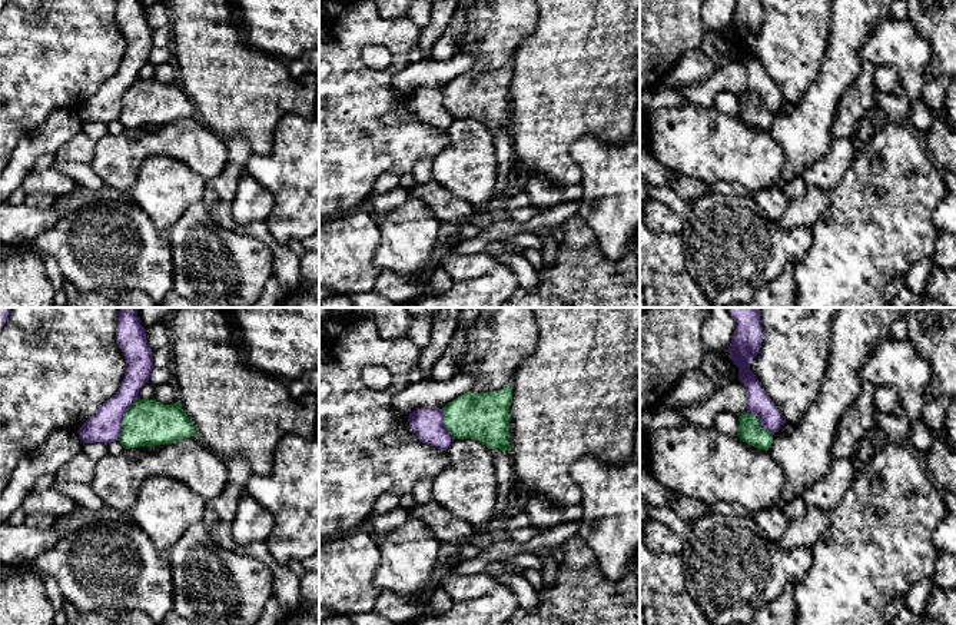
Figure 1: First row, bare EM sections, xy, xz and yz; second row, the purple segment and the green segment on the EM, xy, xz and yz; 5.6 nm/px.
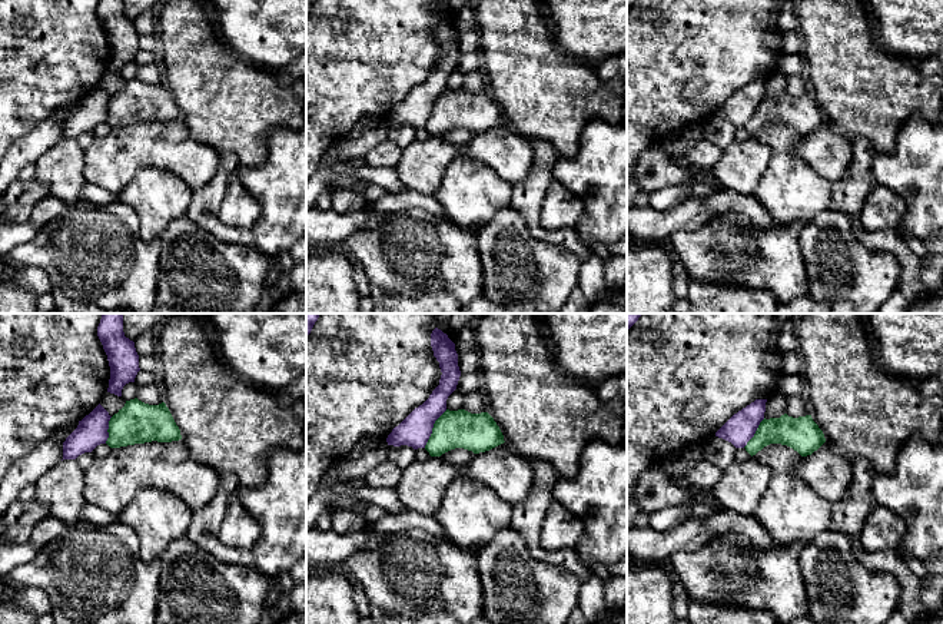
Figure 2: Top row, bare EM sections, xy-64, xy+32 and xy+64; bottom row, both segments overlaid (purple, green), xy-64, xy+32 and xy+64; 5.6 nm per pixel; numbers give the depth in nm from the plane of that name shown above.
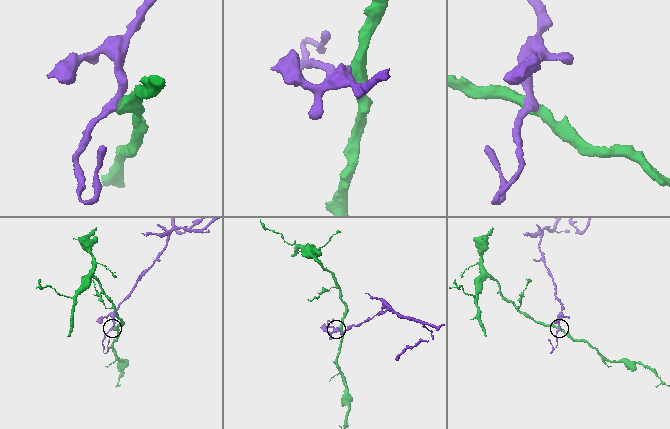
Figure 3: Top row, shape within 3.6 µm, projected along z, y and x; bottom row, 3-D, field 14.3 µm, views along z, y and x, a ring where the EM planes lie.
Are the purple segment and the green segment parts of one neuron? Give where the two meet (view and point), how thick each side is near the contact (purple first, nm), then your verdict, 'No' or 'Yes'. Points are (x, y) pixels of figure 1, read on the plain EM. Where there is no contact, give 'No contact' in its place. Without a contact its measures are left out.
Touches purple at xy (122, 99). Thickness 180 nm (purple) against 260 nm. No

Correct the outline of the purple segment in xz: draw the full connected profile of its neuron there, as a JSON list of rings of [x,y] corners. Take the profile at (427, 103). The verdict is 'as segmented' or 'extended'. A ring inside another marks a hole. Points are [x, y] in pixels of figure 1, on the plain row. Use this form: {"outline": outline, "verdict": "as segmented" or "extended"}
{"outline": [[[419,87],[408,94],[408,102],[422,123],[447,130],[454,122],[452,114],[444,106],[439,87]]], "verdict": "as segmented"}

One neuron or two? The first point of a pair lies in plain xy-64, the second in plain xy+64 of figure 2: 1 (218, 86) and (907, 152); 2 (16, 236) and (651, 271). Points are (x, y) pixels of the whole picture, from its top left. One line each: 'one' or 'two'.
1: two
2: two

